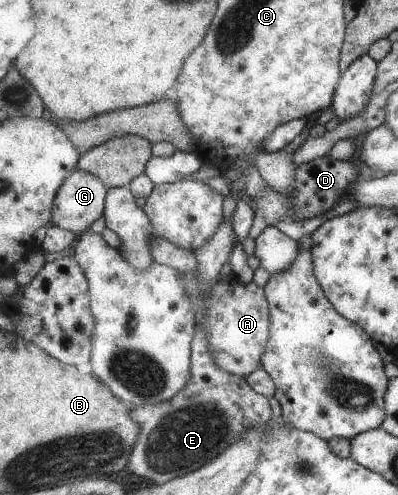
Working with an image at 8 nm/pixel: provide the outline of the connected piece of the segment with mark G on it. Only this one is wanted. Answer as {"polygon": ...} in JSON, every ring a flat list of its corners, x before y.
{"polygon":[[76,169,62,183,56,195,52,224,78,235,105,215,105,199,109,188,100,177]]}

